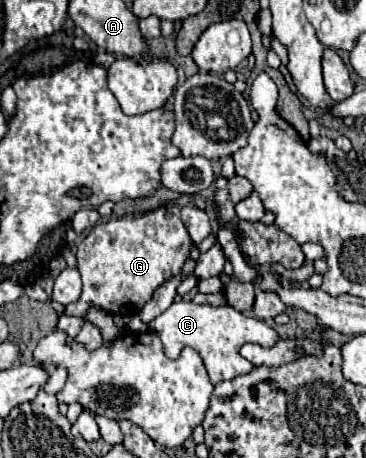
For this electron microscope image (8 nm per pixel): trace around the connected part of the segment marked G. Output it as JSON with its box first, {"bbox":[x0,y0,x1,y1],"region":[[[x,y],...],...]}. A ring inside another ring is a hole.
{"bbox":[65,205,193,317],"region":[[[175,205],[143,215],[112,216],[105,223],[97,223],[77,247],[77,269],[83,279],[83,293],[75,303],[65,305],[65,315],[87,317],[91,305],[109,315],[135,315],[159,285],[179,273],[191,247],[193,241]]]}

